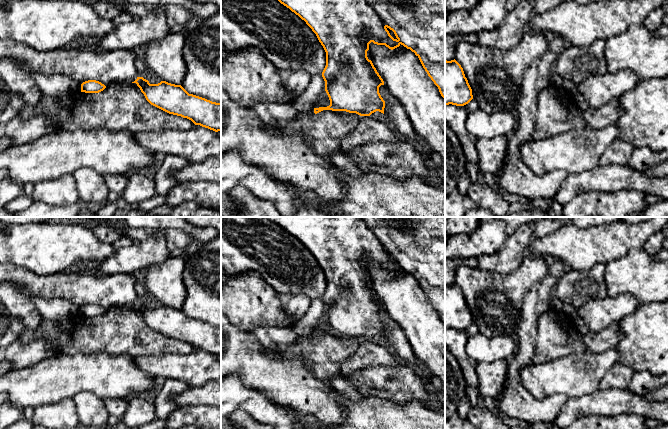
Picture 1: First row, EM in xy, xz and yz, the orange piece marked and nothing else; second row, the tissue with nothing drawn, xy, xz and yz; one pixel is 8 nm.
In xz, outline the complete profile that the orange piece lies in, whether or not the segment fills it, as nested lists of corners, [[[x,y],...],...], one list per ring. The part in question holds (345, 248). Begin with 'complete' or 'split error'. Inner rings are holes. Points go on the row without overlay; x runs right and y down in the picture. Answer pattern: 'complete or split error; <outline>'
complete; [[[265,217],[272,223],[278,224],[281,228],[289,232],[298,239],[316,258],[319,266],[326,276],[326,290],[322,296],[325,305],[325,315],[329,321],[330,329],[327,331],[314,332],[317,338],[323,334],[346,335],[356,337],[360,340],[370,340],[372,337],[379,335],[384,338],[385,325],[379,317],[379,311],[384,309],[384,305],[377,296],[371,284],[367,281],[369,268],[373,266],[377,269],[385,269],[393,274],[400,269],[410,273],[419,282],[423,292],[428,300],[438,311],[441,320],[445,323],[445,217]]]

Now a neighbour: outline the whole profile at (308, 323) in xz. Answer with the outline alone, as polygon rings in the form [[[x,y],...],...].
[[[322,299],[312,300],[306,314],[293,325],[298,335],[309,335],[317,329],[319,320],[325,314],[325,305]]]

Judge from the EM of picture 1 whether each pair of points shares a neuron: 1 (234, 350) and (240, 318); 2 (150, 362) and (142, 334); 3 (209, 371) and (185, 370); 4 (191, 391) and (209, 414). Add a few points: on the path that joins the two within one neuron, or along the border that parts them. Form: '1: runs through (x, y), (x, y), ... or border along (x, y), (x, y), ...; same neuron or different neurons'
1: border along (231, 323), (252, 332); different neurons
2: border along (171, 353), (143, 354), (134, 358); different neurons
3: runs through (203, 370), (191, 370); same neuron
4: border along (210, 404), (178, 407); different neurons

